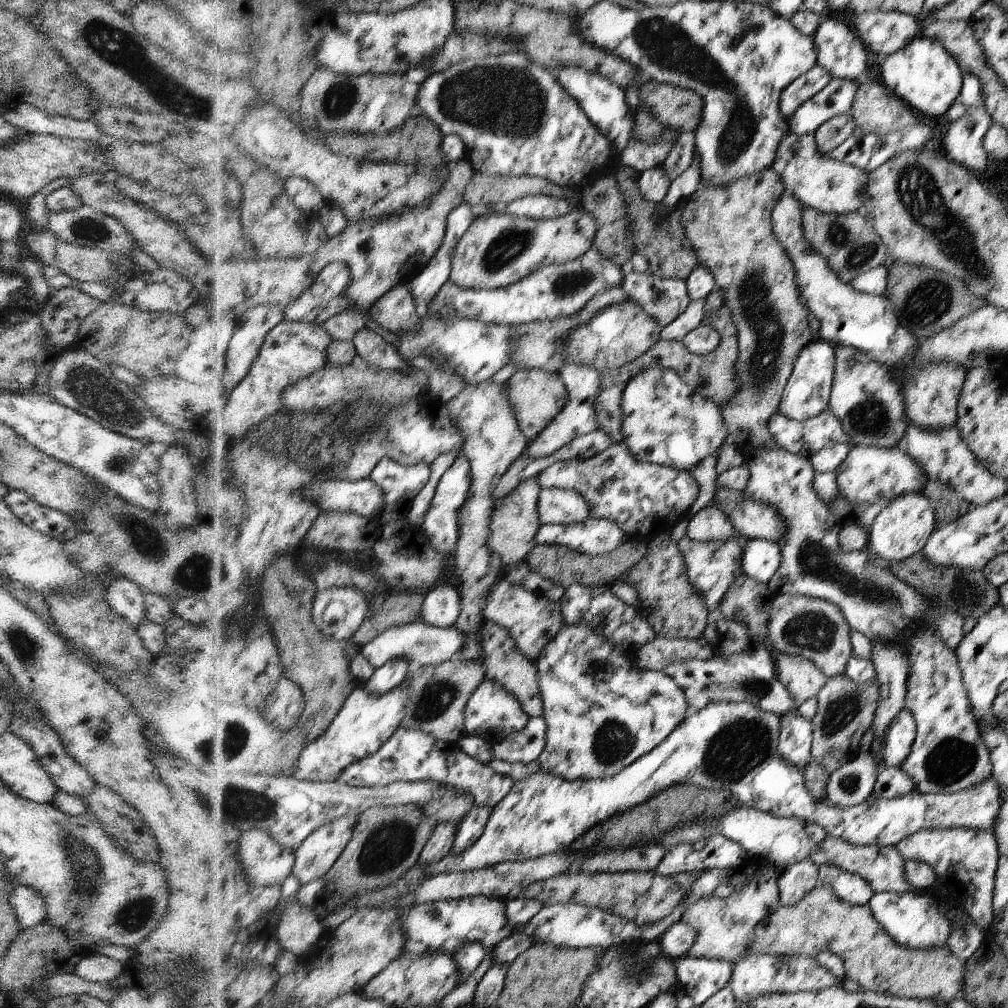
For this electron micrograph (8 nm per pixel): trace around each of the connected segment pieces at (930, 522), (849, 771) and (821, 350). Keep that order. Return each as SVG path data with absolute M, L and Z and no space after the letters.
M925 490L901 493L894 497L878 514L874 524L868 528L869 550L873 556L893 562L903 561L913 554L922 552L937 528L935 507Z
M866 749L858 758L845 762L829 773L827 799L842 809L861 805L873 795L878 773L878 762Z
M818 337L800 355L795 372L791 373L791 378L787 382L778 412L788 419L797 421L814 418L823 413L830 404L832 376L835 376L834 348L828 344L828 341Z

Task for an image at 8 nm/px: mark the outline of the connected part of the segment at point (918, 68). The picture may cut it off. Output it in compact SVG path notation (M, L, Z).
M920 34L903 49L888 55L879 67L883 85L921 116L938 118L946 114L954 104L954 100L959 98L960 88L963 88L960 68L956 60L950 56L950 52L938 40Z

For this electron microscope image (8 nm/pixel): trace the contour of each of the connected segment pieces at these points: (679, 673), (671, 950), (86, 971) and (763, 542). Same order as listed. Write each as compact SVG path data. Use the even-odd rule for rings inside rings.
M768 636L760 637L756 641L753 638L741 653L714 654L708 660L676 661L663 671L682 687L691 711L698 712L712 703L722 701L750 701L761 706L762 710L779 714L781 717L798 712L797 702L777 676L776 652L773 646L768 644Z
M682 920L675 922L662 934L659 943L662 955L677 960L690 953L697 932L693 926Z
M85 954L75 962L72 972L87 981L110 983L122 974L124 967L119 960L106 955Z
M748 539L742 556L742 572L750 578L767 583L782 564L782 550L766 539Z

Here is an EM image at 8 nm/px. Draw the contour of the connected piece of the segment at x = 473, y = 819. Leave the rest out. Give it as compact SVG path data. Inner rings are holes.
M474 804L470 812L467 812L459 824L454 854L463 852L482 836L488 819L491 817L491 811L491 807L478 807Z

